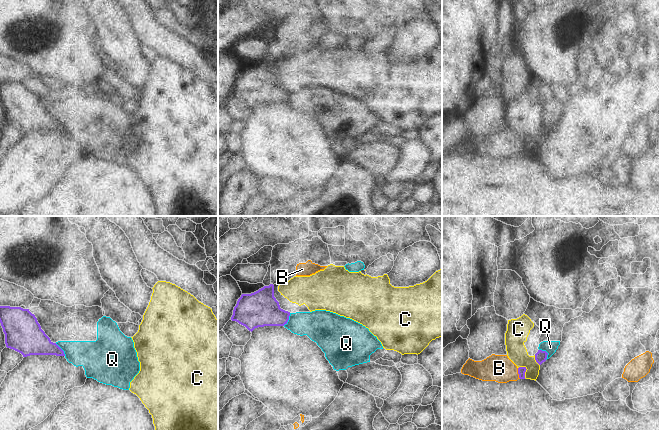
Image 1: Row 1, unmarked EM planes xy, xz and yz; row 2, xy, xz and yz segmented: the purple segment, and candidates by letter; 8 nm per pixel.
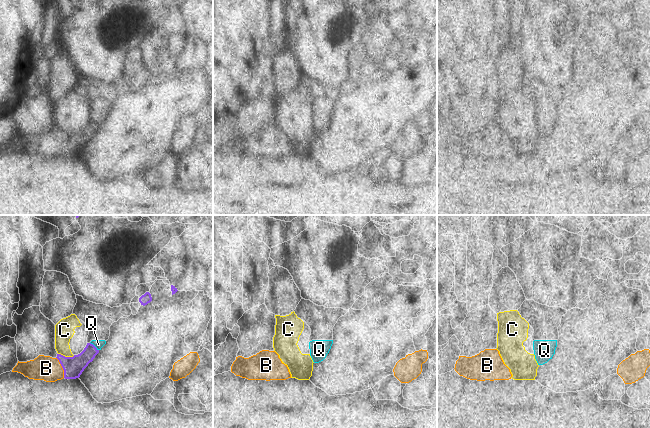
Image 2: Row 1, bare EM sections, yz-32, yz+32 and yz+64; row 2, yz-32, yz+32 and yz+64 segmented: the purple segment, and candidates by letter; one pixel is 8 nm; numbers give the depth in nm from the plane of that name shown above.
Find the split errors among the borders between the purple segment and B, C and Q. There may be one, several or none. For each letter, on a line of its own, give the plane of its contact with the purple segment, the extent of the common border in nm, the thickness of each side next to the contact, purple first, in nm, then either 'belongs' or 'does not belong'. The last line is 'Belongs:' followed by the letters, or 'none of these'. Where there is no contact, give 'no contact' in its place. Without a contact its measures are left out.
B: yz | 90 nm | 60/220 nm | belongs
C: yz | 110 nm | 60/160 nm | does not belong
Q: yz | 110 nm | 90/100 nm | does not belong
Belongs: B

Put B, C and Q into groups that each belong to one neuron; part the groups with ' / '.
B / C / Q

